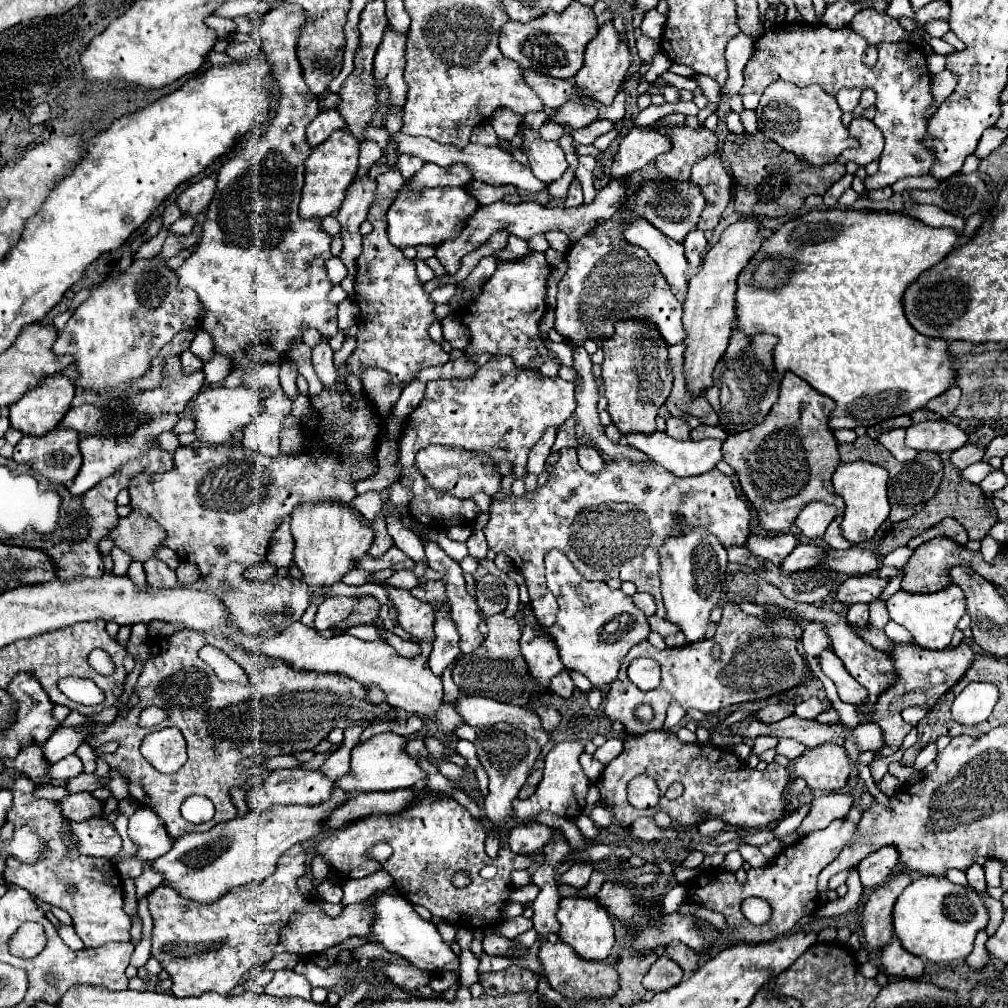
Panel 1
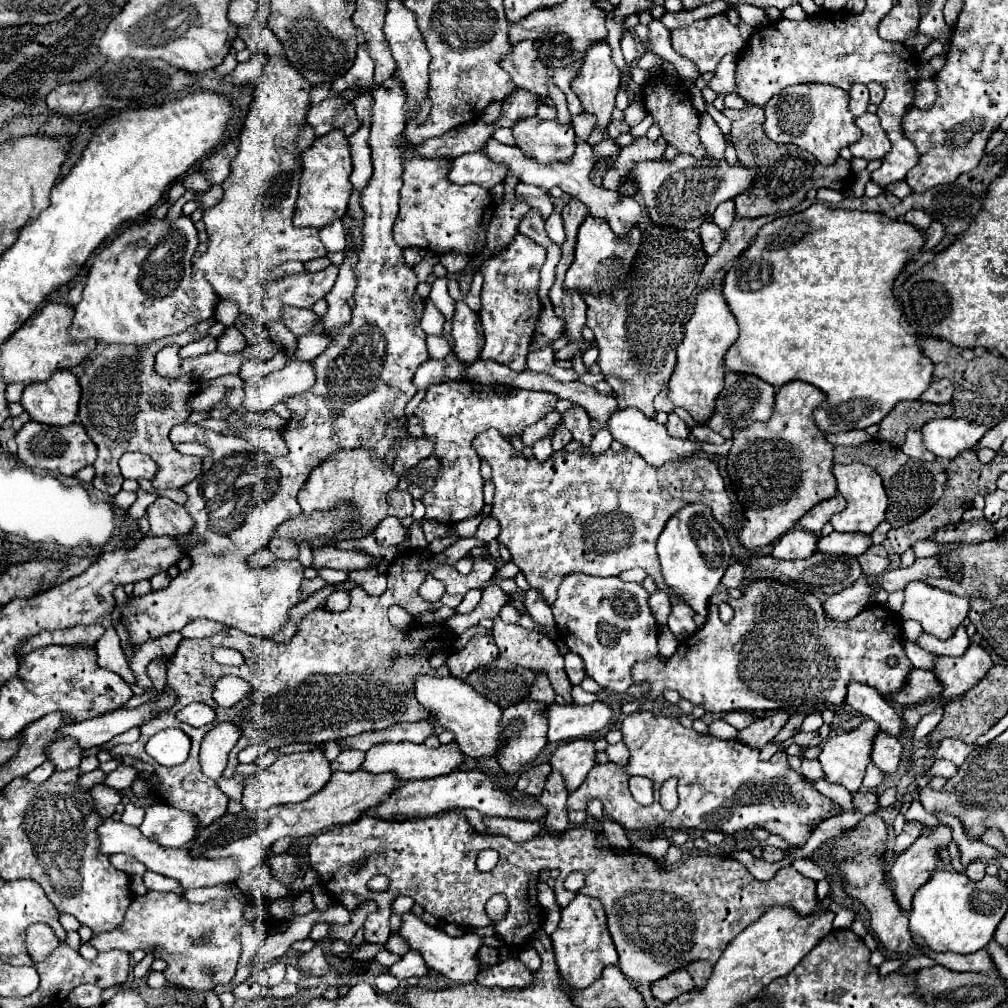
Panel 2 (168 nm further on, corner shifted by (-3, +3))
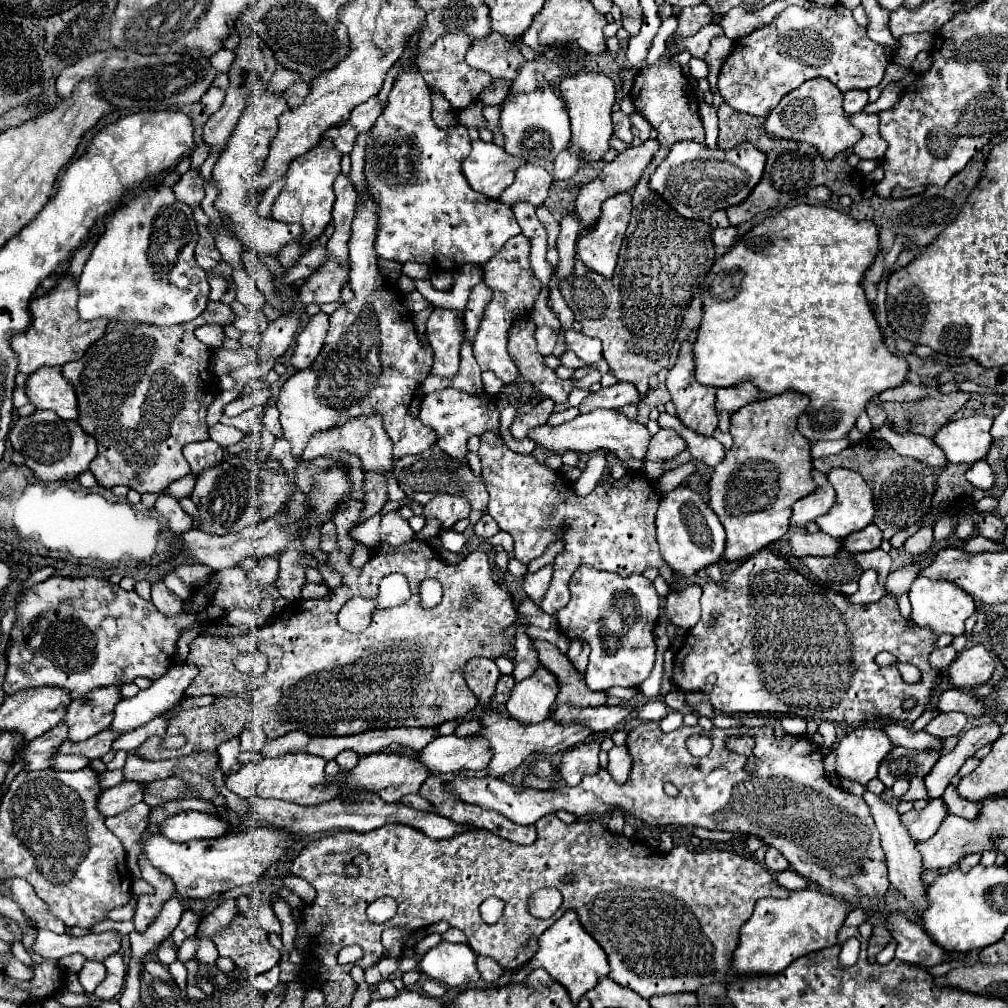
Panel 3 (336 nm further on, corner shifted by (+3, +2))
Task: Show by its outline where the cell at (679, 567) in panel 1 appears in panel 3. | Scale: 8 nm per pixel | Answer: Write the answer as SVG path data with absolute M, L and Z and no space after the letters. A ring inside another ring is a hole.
M679 485L661 497L657 509L657 543L667 565L681 577L689 577L715 563L723 555L725 531L701 495Z

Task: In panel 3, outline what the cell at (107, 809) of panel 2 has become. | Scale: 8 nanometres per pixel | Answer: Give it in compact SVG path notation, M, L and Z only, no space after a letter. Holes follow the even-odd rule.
M123 781L111 789L105 789L99 797L99 811L105 817L123 813L125 809L137 805L143 801L143 791L145 791L145 783L131 783L131 781Z

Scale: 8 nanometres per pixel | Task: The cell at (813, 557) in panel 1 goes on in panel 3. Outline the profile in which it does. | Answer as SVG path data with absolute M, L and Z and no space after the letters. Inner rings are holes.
M867 525L865 529L851 533L845 541L843 541L843 549L851 551L851 553L859 553L859 551L871 551L877 549L883 541L883 535L879 533L877 525Z

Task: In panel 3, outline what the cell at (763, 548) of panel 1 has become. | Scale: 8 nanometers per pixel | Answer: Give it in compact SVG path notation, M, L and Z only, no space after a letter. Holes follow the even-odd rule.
M795 533L789 541L789 555L793 557L807 557L807 555L833 555L841 549L843 541L833 539L831 535L827 537L827 533Z

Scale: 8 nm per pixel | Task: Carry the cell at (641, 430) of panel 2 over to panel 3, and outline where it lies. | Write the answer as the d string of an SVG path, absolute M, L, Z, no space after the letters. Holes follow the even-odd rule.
M595 409L589 411L585 415L577 415L575 419L563 423L563 425L539 425L535 429L531 429L531 433L527 433L527 437L531 441L535 441L537 445L541 445L543 449L551 451L553 455L563 455L565 451L573 451L577 455L587 455L587 453L595 453L595 451L611 451L615 455L619 455L619 459L627 461L631 457L641 459L647 453L647 445L649 445L649 431L645 425L637 423L637 421L629 421L625 415L617 413L615 409Z

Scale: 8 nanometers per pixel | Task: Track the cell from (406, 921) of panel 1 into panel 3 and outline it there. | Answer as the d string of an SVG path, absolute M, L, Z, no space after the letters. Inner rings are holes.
M441 941L437 947L433 947L425 953L419 967L433 981L439 981L439 983L449 985L449 987L467 987L467 985L473 985L479 981L479 971L477 971L475 961L477 961L477 955L473 953L473 949L469 945Z

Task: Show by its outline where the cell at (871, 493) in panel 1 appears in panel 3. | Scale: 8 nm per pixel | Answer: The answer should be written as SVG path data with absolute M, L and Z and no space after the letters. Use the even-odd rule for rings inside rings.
M831 469L831 473L827 477L829 477L829 481L831 481L835 493L837 493L837 499L835 499L835 505L829 509L829 513L815 519L819 529L823 533L835 537L835 539L845 539L849 533L861 531L863 527L871 525L873 513L875 513L873 493L871 493L869 485L863 481L863 477L855 471L849 471L849 469Z

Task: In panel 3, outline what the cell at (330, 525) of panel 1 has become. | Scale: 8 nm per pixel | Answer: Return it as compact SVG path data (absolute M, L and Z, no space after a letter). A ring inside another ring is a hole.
M379 413L355 417L343 425L337 425L335 429L327 429L325 433L315 433L315 437L311 437L311 441L307 443L307 447L303 451L303 459L311 461L311 459L315 459L319 455L327 455L331 451L347 451L347 453L359 455L365 471L387 473L393 467L393 441L391 441L391 437L387 437L387 433L383 429L383 419Z

